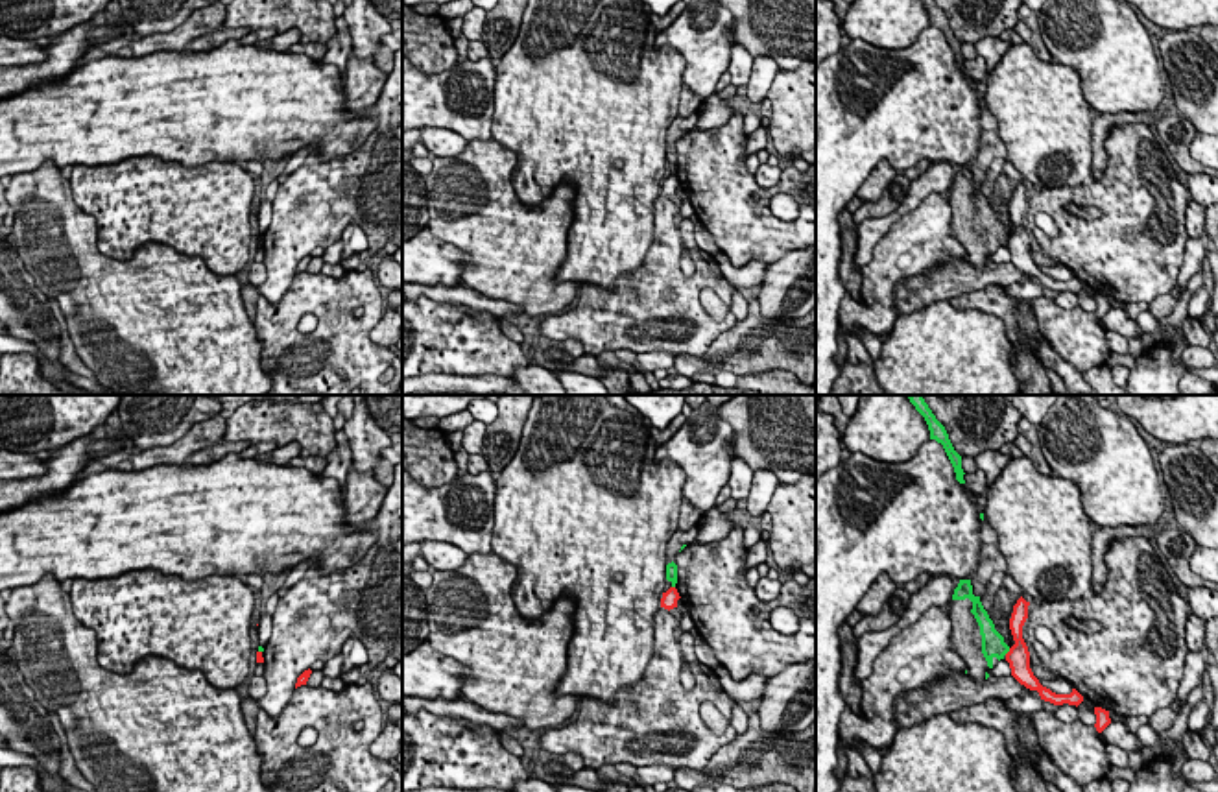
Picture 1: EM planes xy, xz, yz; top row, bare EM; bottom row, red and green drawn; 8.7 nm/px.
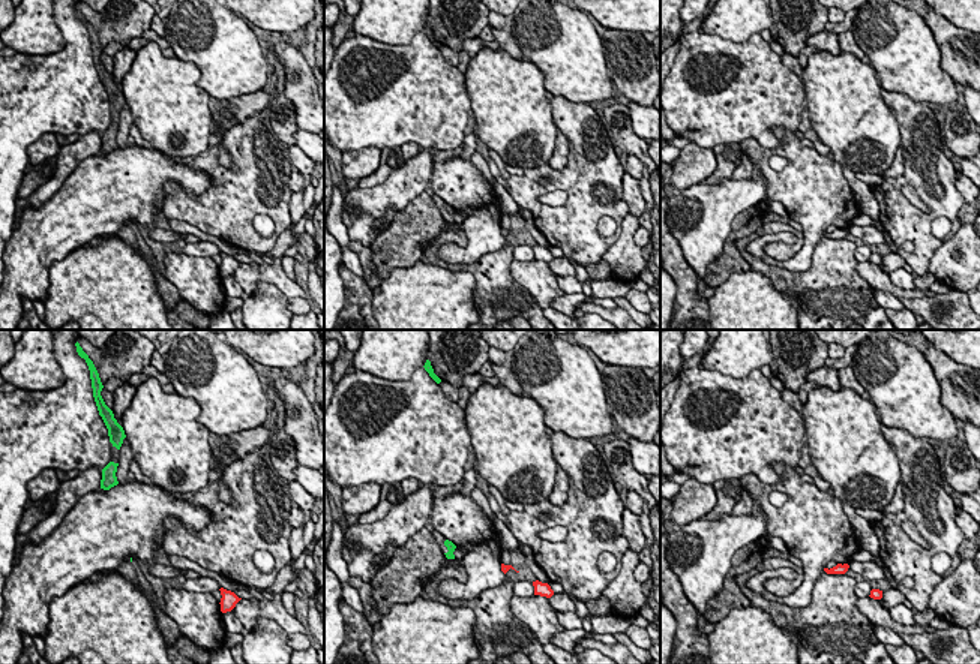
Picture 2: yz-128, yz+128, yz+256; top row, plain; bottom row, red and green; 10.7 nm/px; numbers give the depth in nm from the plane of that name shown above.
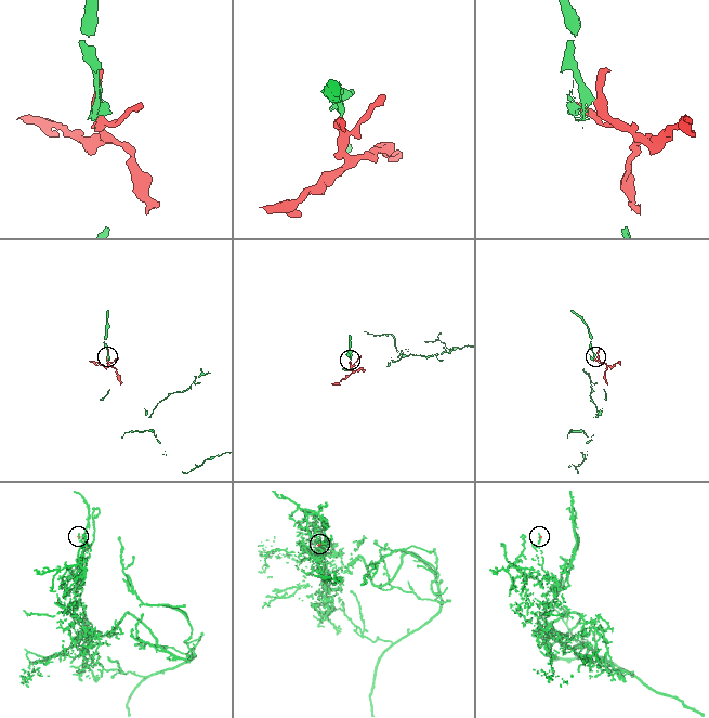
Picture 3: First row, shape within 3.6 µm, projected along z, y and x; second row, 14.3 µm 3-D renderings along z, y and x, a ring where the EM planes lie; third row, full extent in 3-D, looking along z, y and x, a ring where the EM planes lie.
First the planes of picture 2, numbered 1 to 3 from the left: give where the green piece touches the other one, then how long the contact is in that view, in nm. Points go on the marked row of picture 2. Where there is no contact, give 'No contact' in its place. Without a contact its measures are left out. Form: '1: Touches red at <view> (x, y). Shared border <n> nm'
1: No contact
2: No contact
3: No contact

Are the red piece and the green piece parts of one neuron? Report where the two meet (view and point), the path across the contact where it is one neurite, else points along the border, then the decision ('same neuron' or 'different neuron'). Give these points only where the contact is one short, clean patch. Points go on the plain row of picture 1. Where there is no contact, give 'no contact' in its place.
meets red in yz at (1008, 239); border along yz (1010, 235), (1004, 240); different neuron

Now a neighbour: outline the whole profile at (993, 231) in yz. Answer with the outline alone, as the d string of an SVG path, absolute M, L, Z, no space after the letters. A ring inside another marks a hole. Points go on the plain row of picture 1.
M960 166L950 188L952 236L963 246L965 260L984 268L1009 238L1004 223L995 216L980 183L973 181L971 166Z

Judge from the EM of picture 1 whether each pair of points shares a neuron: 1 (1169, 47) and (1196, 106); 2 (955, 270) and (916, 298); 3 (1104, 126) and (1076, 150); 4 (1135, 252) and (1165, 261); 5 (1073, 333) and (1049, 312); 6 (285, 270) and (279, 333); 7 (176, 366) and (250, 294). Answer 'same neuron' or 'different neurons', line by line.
1: same neuron
2: same neuron
3: different neurons
4: same neuron
5: same neuron
6: different neurons
7: different neurons

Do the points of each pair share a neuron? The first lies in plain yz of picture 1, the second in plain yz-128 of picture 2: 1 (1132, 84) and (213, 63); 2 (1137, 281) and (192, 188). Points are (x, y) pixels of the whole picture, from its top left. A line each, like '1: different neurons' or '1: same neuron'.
1: same neuron
2: different neurons

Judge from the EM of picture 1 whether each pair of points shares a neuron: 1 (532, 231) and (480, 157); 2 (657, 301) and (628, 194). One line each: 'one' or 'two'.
1: one
2: two

